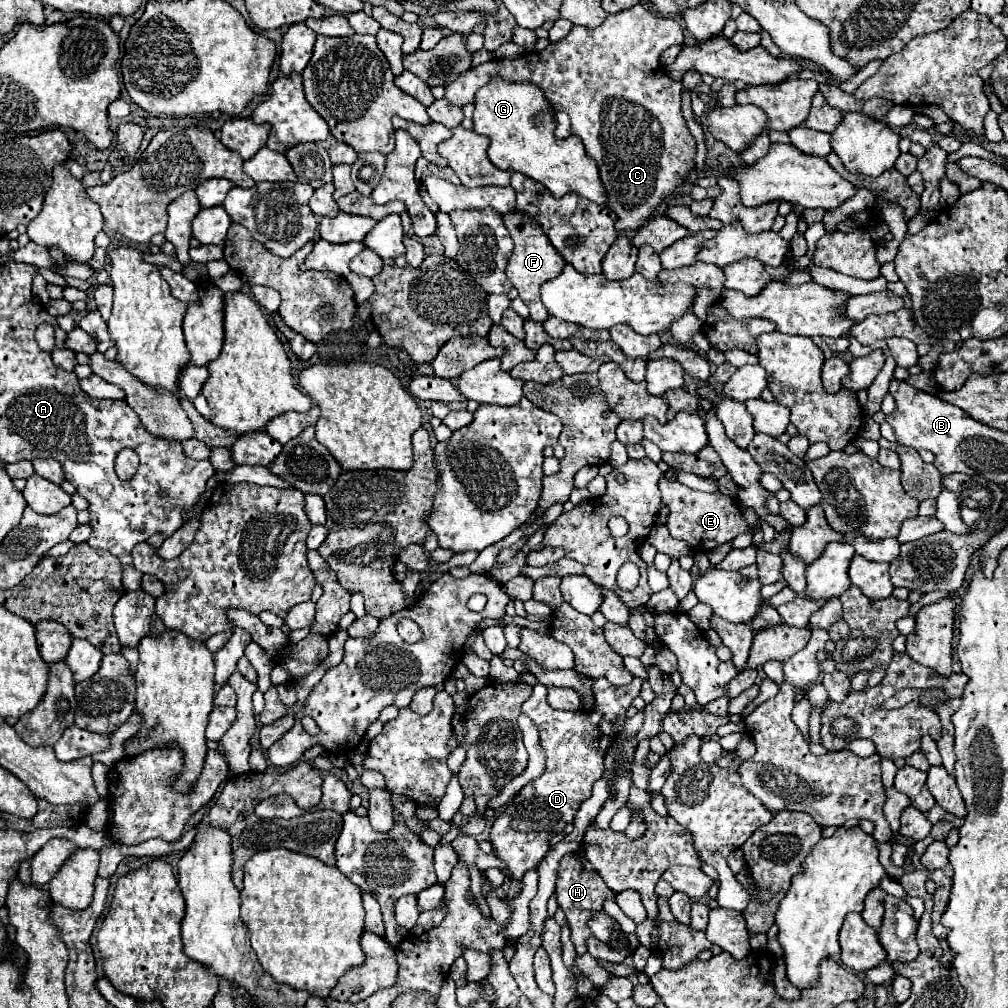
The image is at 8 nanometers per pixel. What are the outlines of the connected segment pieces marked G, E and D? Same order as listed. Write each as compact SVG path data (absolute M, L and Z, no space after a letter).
M493 76L493 80L479 88L479 92L475 94L473 130L481 136L489 136L491 144L487 148L487 156L497 168L515 170L533 178L535 182L541 182L555 198L561 198L567 192L577 192L587 200L607 206L595 160L587 156L579 138L555 138L551 104L543 96L539 86L527 82L499 80L499 76Z
M661 476L661 480L659 480L659 490L661 490L661 496L671 510L669 520L667 520L669 534L677 540L685 540L695 550L709 552L709 550L717 548L719 544L731 542L739 534L750 533L754 530L750 529L745 522L735 500L721 494L721 492L707 494L707 492L691 490L691 488L679 484L677 480L669 480L665 476Z
M603 678L592 680L597 706L591 712L585 708L579 712L555 710L545 700L547 688L543 684L533 688L533 696L523 704L521 712L527 714L539 730L539 740L547 752L545 772L517 792L501 810L489 834L495 854L507 862L515 880L521 880L523 874L547 854L551 836L563 832L563 828L573 822L581 802L591 796L593 784L605 774L607 748L611 748L617 736L613 720L627 718L625 712L639 694L641 684L641 678L633 678L629 686L613 686Z

